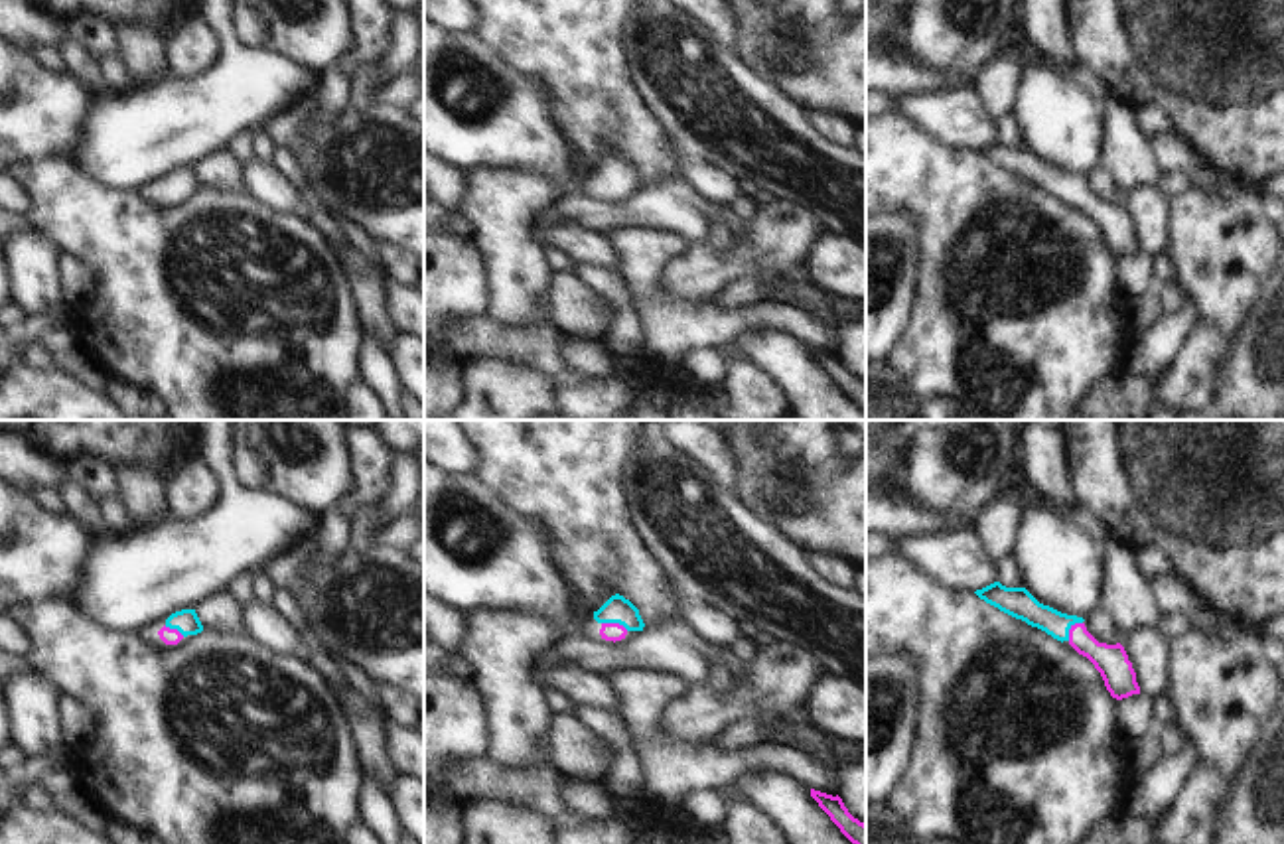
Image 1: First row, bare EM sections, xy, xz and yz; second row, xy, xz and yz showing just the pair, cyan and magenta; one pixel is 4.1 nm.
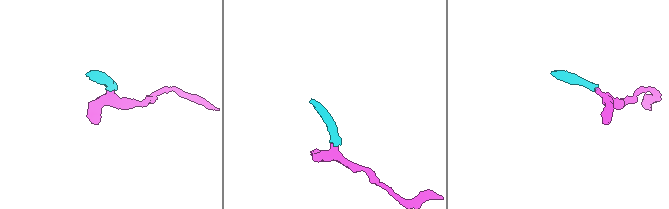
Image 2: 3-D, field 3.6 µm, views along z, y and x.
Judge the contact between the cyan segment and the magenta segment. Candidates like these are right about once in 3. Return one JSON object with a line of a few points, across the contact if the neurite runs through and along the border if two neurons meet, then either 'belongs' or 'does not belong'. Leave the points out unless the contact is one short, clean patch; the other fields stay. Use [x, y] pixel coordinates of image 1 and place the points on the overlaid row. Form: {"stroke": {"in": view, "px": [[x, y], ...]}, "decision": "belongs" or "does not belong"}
{"stroke": {"in": "xz", "px": [[616, 610], [616, 622], [610, 632]]}, "decision": "belongs"}

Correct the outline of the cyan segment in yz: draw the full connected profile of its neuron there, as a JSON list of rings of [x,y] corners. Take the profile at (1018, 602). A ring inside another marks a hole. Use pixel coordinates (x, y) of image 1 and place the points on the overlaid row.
[[[1000,582],[976,590],[974,594],[1000,611],[1045,631],[1053,639],[1061,643],[1067,641],[1079,655],[1095,665],[1112,698],[1122,700],[1140,694],[1136,672],[1124,647],[1120,643],[1099,643],[1087,631],[1083,617],[1061,613],[1039,603],[1026,588],[1006,588]]]

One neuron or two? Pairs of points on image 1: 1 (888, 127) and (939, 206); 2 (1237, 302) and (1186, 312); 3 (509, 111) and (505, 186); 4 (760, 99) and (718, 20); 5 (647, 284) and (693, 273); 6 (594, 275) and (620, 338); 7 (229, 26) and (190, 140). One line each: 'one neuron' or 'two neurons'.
1: one neuron
2: two neurons
3: two neurons
4: two neurons
5: two neurons
6: one neuron
7: one neuron

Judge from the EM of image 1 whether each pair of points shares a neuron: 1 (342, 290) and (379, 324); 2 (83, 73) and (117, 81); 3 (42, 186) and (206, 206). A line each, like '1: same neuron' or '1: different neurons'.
1: different neurons
2: different neurons
3: same neuron

